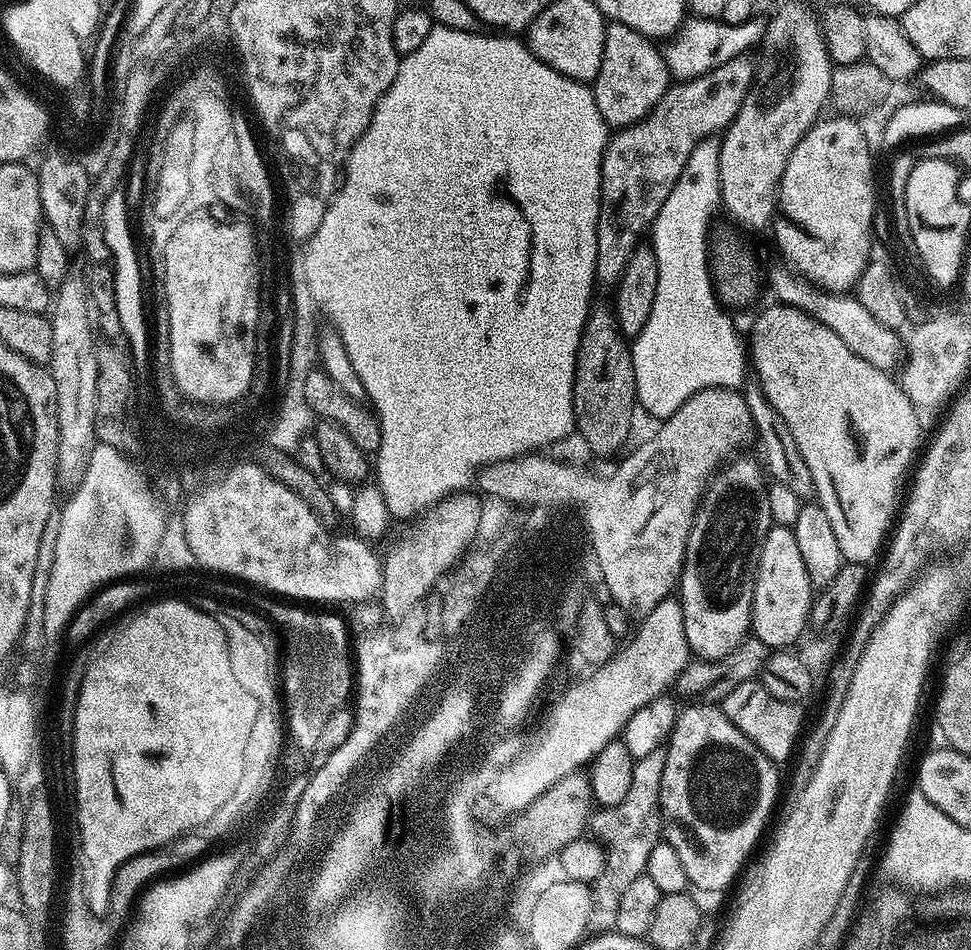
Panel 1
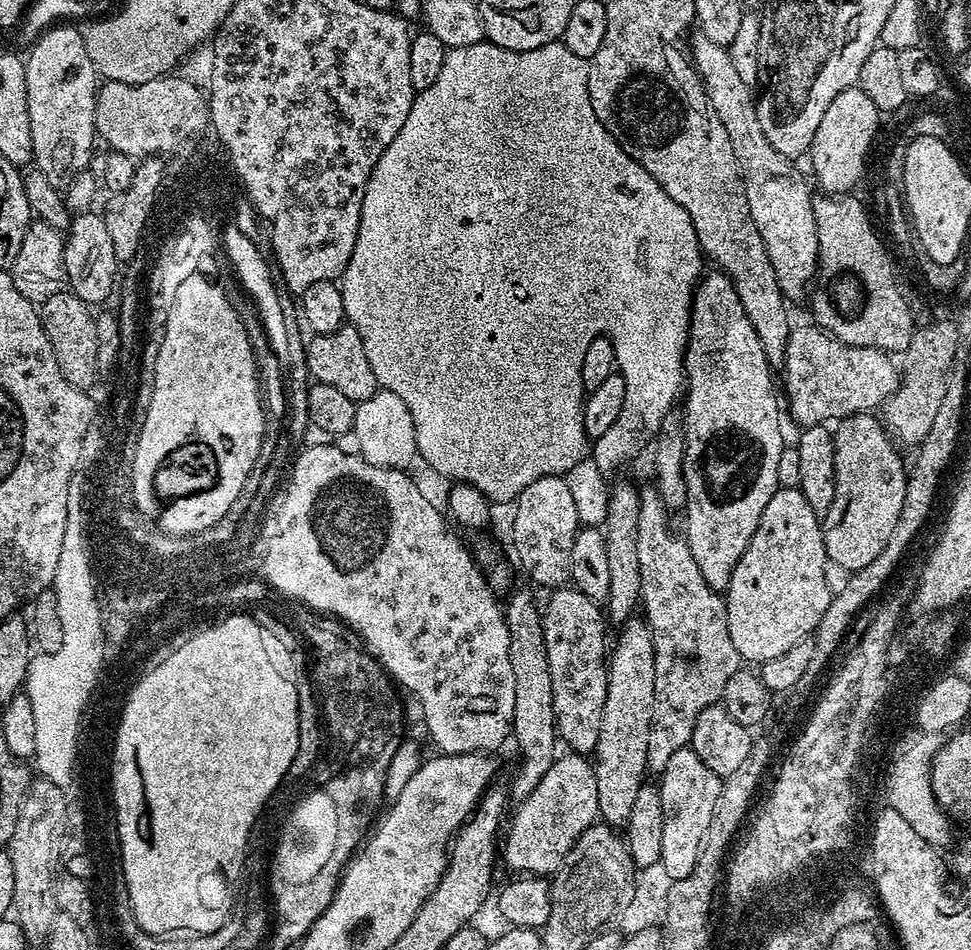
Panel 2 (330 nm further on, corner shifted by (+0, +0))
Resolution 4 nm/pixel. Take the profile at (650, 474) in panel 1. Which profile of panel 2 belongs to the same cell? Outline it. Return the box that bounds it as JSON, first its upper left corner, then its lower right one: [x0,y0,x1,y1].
[594,618,654,826]

